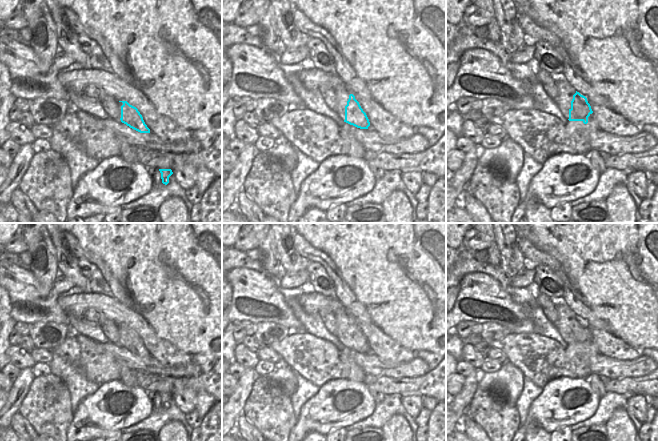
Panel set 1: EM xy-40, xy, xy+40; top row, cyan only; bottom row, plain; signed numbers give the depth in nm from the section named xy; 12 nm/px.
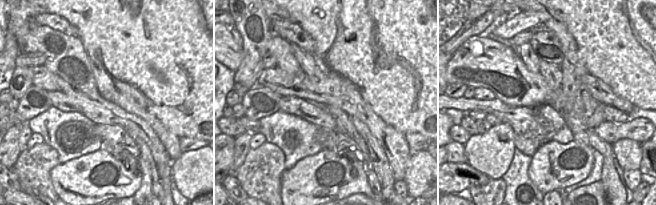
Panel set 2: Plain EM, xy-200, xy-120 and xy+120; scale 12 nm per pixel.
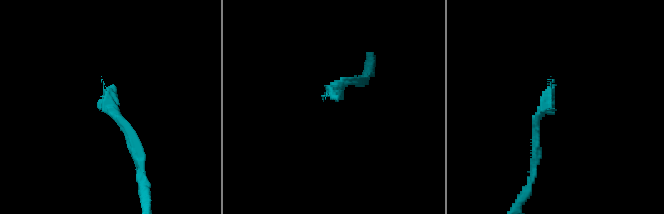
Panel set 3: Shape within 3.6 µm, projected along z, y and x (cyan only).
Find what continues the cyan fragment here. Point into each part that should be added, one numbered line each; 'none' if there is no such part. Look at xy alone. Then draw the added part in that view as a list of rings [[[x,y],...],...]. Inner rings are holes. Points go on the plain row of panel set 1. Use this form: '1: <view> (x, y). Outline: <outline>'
1: xy (342, 320). Outline: [[[338,314],[337,317],[337,324],[338,324],[338,331],[337,331],[337,337],[342,343],[342,345],[345,344],[345,330],[347,329],[347,325],[349,323],[349,319],[352,318],[351,316],[347,316],[345,314]]]

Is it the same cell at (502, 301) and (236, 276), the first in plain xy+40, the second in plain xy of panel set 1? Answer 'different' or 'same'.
same

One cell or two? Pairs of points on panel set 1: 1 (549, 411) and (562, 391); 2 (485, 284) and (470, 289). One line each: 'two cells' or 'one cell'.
1: one cell
2: one cell

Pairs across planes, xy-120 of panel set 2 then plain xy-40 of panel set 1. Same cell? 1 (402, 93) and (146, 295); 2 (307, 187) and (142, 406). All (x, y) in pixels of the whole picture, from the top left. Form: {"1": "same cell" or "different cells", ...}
{"1": "same cell", "2": "same cell"}

